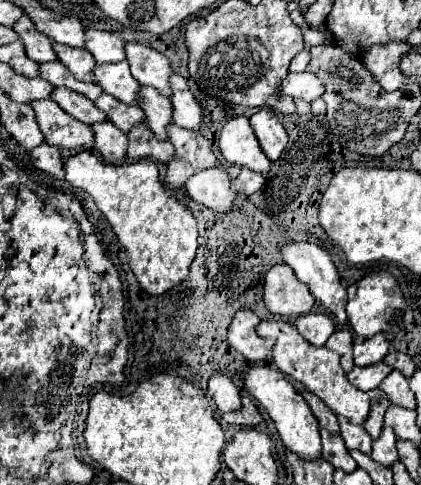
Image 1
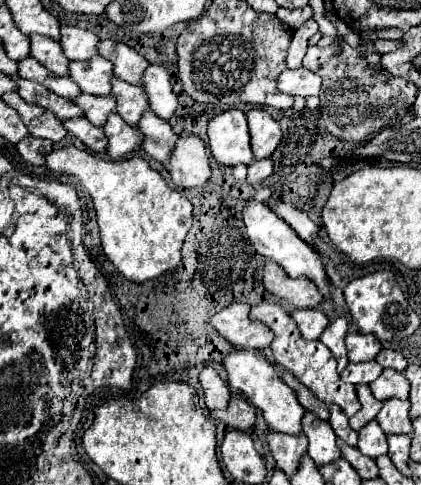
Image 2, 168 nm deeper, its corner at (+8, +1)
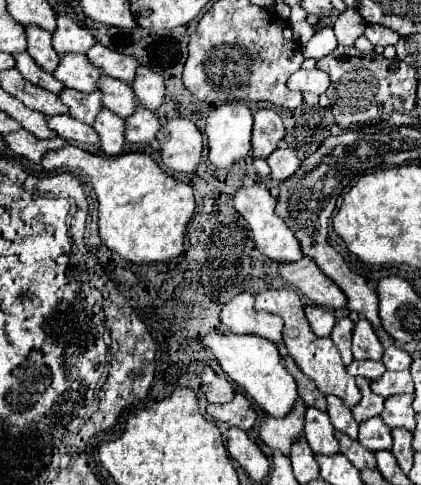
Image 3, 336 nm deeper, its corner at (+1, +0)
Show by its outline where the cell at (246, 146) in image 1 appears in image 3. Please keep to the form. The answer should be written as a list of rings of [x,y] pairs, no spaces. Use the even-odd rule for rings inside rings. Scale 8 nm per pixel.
[[[227,103],[217,107],[205,125],[209,159],[215,167],[231,167],[245,159],[251,151],[253,115],[243,103]]]

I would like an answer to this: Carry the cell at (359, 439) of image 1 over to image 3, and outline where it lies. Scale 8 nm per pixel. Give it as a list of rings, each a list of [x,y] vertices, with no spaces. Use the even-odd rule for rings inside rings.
[[[329,395],[329,397],[327,397],[327,405],[329,405],[329,407],[327,407],[327,413],[329,413],[329,417],[331,417],[333,427],[335,427],[337,431],[349,435],[351,439],[357,439],[357,427],[359,427],[359,425],[355,423],[351,409],[345,407],[345,403],[343,403],[339,397],[335,397],[335,395]]]

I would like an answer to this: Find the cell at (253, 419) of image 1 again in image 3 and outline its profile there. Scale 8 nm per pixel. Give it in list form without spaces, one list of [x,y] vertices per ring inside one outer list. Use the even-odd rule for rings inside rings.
[[[237,393],[235,399],[231,403],[227,403],[227,405],[209,405],[207,413],[213,419],[225,421],[227,425],[239,427],[243,431],[251,431],[255,421],[257,421],[257,413],[255,413],[251,401],[241,393]]]

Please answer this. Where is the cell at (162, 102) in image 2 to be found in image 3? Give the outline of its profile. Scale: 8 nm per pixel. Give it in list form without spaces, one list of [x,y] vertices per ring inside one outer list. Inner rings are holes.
[[[139,67],[137,77],[135,77],[135,81],[133,81],[131,87],[133,87],[135,97],[139,99],[139,103],[143,107],[147,107],[149,111],[157,111],[163,105],[165,81],[155,71],[151,71],[147,67]]]

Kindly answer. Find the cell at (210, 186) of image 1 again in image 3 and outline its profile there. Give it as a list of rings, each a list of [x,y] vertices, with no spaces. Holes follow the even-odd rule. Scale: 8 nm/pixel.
[[[173,119],[161,127],[157,141],[167,169],[195,173],[203,161],[203,135],[189,119]]]

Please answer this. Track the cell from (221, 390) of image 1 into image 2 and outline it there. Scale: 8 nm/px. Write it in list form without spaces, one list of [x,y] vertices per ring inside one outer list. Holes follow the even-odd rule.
[[[212,366],[202,368],[200,386],[204,390],[204,404],[206,404],[208,410],[218,410],[218,408],[228,406],[230,390],[228,390],[224,380],[218,376],[218,372]]]

